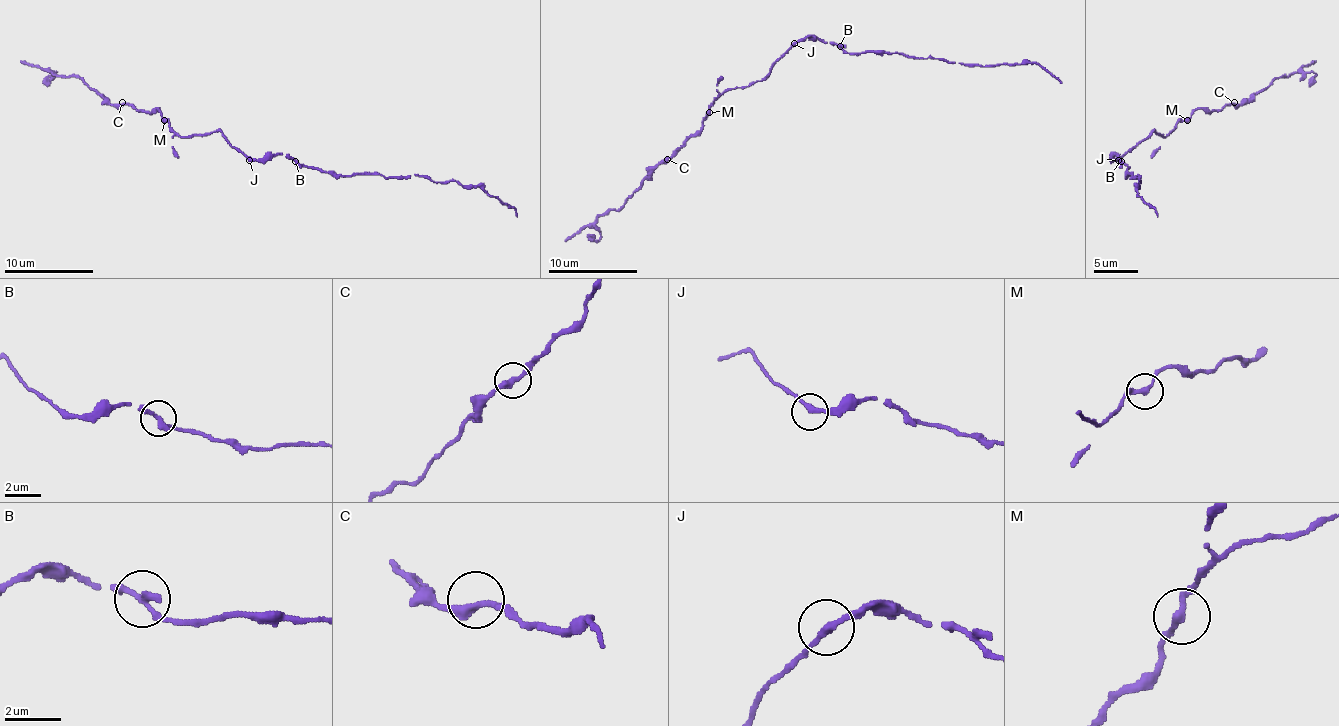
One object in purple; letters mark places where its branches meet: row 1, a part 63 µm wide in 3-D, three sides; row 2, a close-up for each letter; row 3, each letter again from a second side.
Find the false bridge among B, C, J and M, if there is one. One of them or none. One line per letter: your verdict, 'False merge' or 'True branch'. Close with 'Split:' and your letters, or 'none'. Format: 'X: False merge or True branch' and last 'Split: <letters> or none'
B: True branch
C: True branch
J: True branch
M: True branch
Split: none

